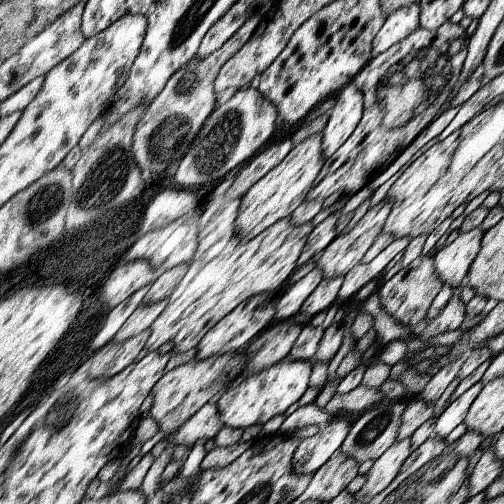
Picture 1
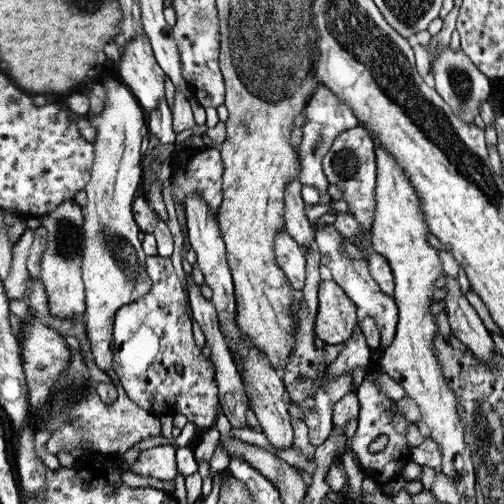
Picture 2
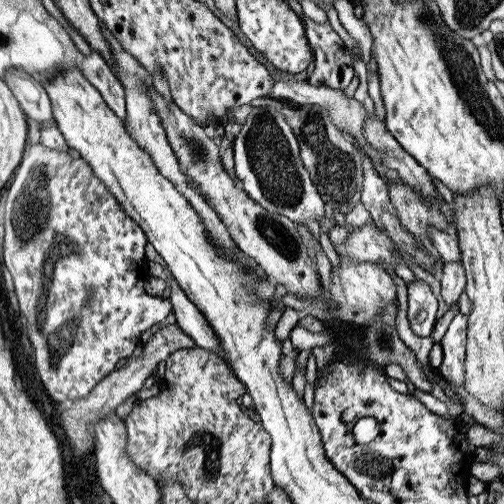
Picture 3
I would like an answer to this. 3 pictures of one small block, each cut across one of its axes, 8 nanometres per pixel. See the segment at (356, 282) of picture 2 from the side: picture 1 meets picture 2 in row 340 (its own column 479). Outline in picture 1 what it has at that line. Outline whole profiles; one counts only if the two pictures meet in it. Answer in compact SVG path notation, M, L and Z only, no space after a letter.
M481 382L473 384L469 390L465 390L457 400L453 400L453 402L437 416L437 420L435 420L435 424L433 424L433 436L435 436L435 438L445 440L445 436L447 436L457 424L465 422L465 416L467 416L471 404L475 402L477 394L481 392L481 388L483 388Z

